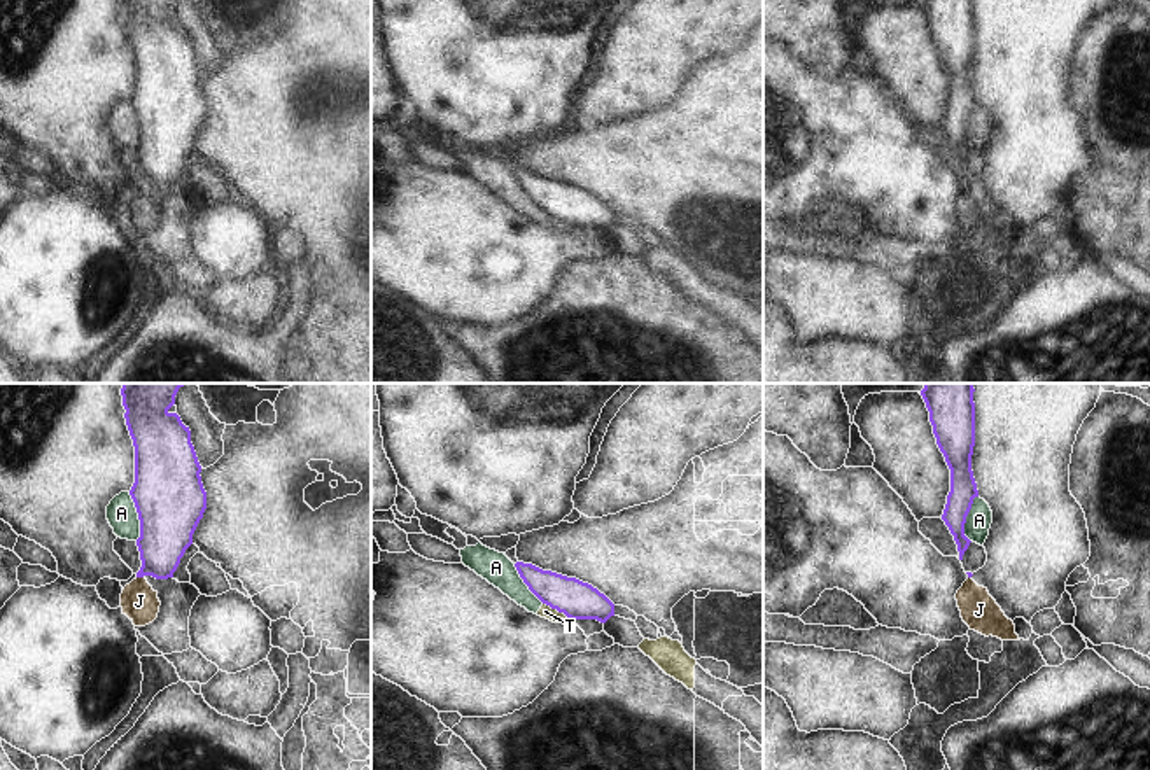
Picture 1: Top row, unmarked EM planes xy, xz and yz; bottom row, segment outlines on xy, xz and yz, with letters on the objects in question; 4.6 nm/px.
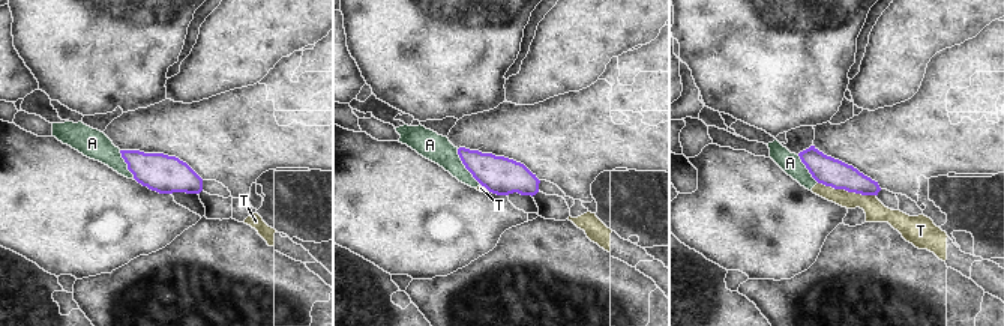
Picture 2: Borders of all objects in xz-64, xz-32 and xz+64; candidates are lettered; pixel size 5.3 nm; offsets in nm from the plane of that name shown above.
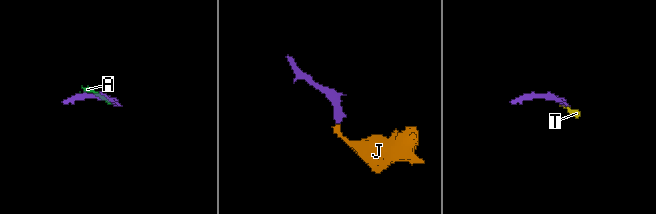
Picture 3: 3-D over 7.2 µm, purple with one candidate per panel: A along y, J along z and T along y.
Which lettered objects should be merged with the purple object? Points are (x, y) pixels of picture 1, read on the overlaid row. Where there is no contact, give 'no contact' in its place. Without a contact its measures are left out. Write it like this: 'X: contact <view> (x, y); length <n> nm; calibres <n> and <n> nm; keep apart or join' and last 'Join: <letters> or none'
A: contact xy (139, 517); length 220 nm; calibres 320 and 140 nm; keep apart
J: contact xy (140, 576); length 30 nm; calibres 240 and 170 nm; join
T: contact xz (557, 609); length 150 nm; calibres 180 and 60 nm; keep apart
Join: J

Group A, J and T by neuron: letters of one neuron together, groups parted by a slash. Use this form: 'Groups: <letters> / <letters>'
Groups: A T / J

